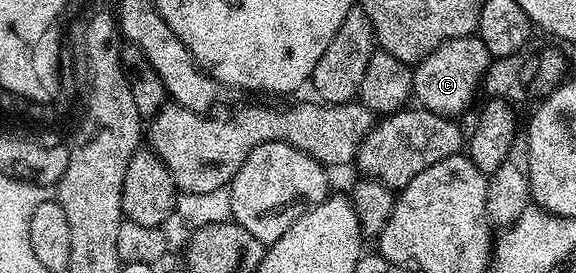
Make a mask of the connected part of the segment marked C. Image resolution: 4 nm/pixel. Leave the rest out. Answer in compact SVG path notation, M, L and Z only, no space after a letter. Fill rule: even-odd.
M478 35L458 37L441 43L413 69L413 97L422 108L442 117L462 118L462 113L475 101L475 92L481 89L481 82L487 68L491 66L489 47L481 43Z

